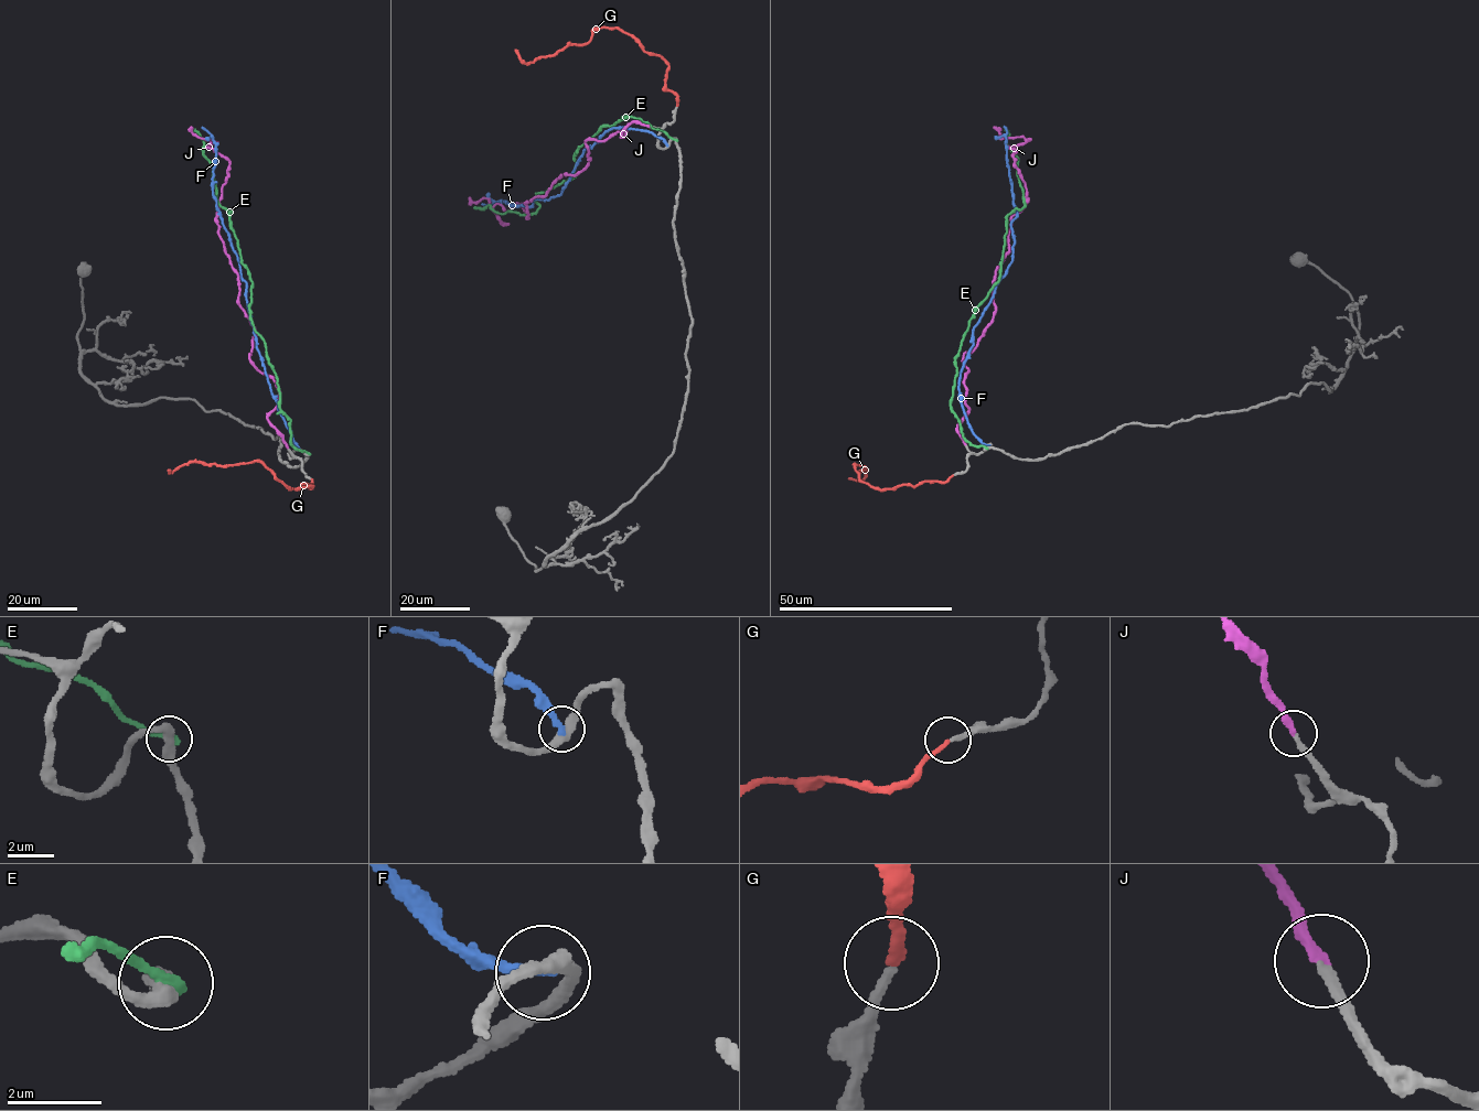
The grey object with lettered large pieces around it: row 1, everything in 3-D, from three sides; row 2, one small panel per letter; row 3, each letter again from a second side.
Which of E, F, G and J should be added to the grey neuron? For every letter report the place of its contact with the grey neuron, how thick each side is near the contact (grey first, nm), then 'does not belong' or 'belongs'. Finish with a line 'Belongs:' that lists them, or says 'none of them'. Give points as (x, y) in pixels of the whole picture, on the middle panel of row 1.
E: meets grey at (676, 140); 400 nm thick on the grey side, 300 nm on the other; does not belong
F: meets grey at (667, 146); 360 nm thick on the grey side, 240 nm on the other; does not belong
G: meets grey at (677, 106); 200 nm thick on the grey side, 200 nm on the other; belongs
J: meets grey at (649, 126); 200 nm thick on the grey side, 240 nm on the other; belongs
Belongs: G, J

